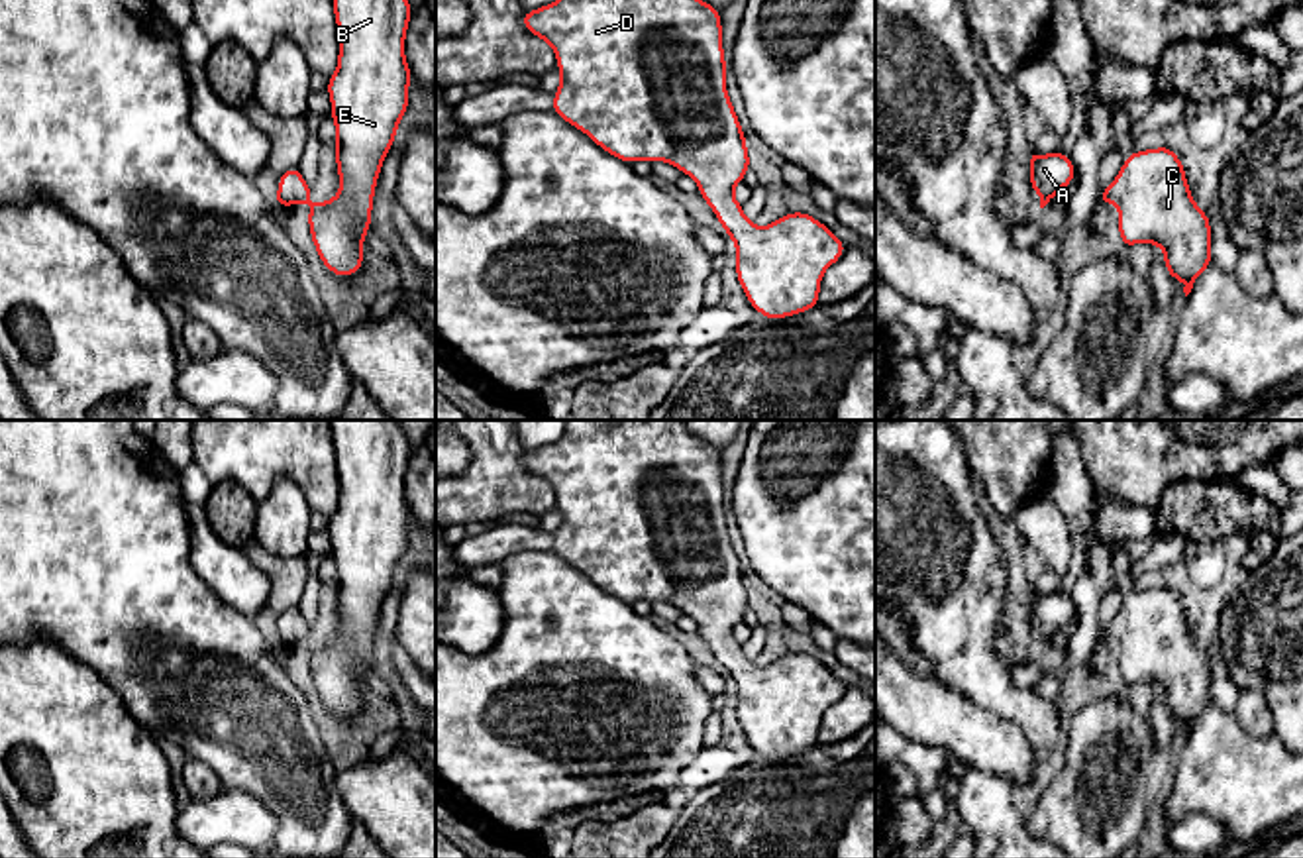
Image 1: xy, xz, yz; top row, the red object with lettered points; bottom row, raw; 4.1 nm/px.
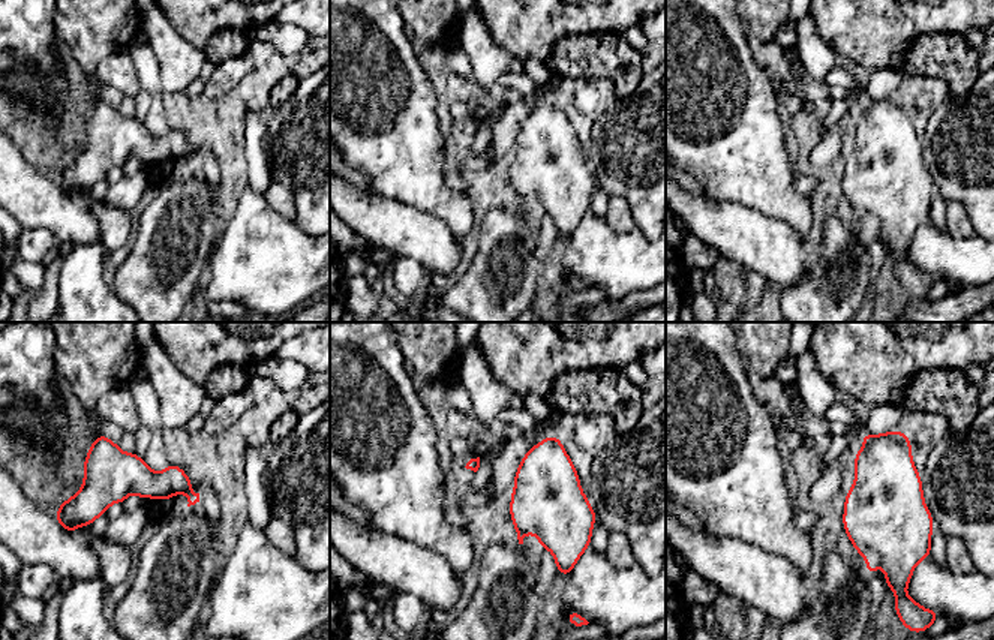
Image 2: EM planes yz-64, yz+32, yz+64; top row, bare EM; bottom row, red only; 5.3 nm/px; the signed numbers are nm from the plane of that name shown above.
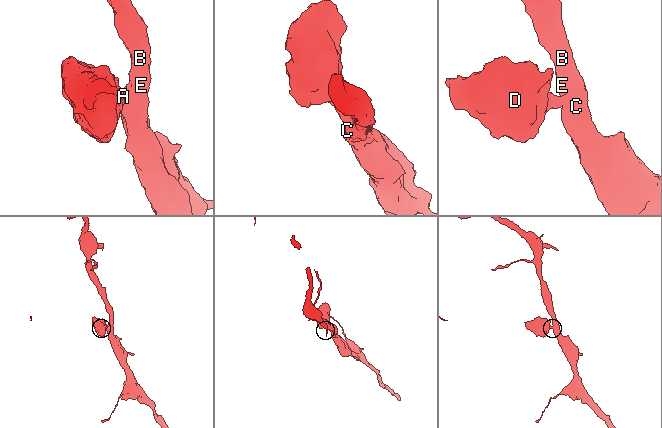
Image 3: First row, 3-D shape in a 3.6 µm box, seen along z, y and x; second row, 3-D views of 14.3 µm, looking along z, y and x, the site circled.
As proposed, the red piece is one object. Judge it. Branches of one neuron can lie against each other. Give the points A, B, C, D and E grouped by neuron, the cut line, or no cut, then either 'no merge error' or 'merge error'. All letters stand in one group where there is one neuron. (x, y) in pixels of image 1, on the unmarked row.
groups A B C D E; cut none; no merge error

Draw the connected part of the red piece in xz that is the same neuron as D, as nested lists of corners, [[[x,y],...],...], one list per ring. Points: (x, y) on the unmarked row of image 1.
[[[565,420],[563,436],[524,452],[522,465],[555,493],[561,524],[553,532],[553,554],[620,601],[667,601],[697,620],[699,634],[736,683],[736,717],[761,756],[789,758],[820,744],[820,719],[848,685],[805,652],[757,668],[732,634],[752,605],[726,530],[714,446],[691,434],[683,420]]]

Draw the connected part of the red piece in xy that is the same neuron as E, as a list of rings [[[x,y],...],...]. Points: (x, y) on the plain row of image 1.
[[[330,420],[338,463],[338,509],[328,518],[336,563],[339,634],[316,644],[296,607],[283,611],[275,644],[310,644],[308,668],[320,701],[338,717],[363,707],[375,624],[408,550],[404,477],[412,456],[396,420]]]

